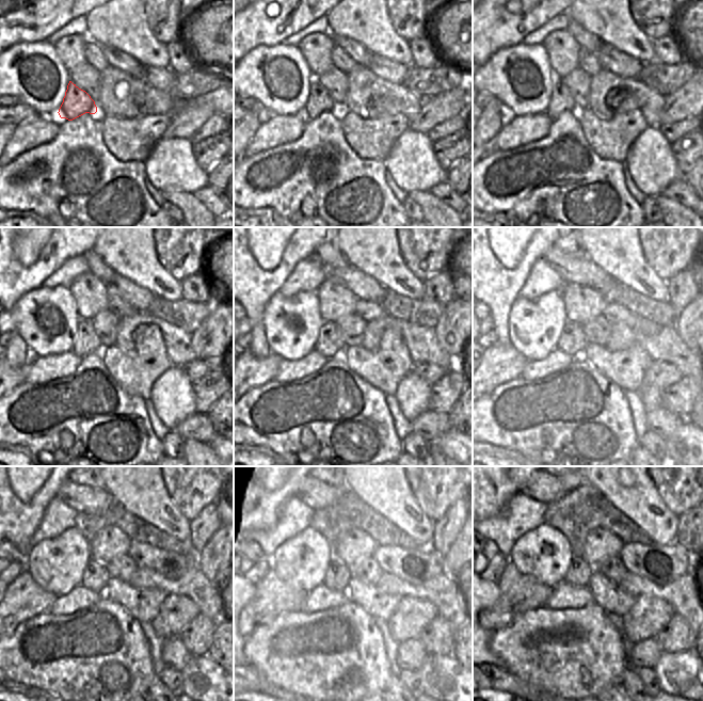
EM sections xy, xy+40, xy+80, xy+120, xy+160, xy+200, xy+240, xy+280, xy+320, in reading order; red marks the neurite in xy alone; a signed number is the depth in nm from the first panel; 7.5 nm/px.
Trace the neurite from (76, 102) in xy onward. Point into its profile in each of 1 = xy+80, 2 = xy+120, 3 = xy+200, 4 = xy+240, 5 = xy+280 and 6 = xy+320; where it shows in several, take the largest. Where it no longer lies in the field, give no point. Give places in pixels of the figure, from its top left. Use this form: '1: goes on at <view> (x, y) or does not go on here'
1: goes on at xy+80 (560, 101)
2: goes on at xy+120 (85, 341)
3: goes on at xy+200 (572, 341)
4: goes on at xy+240 (95, 577)
5: goes on at xy+280 (337, 575)
6: goes on at xy+320 (578, 573)

